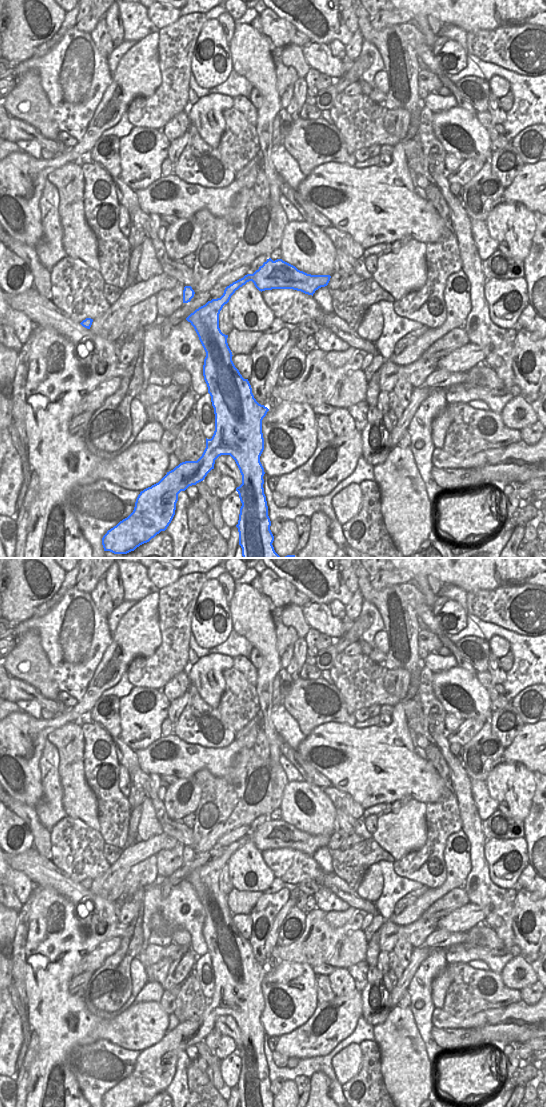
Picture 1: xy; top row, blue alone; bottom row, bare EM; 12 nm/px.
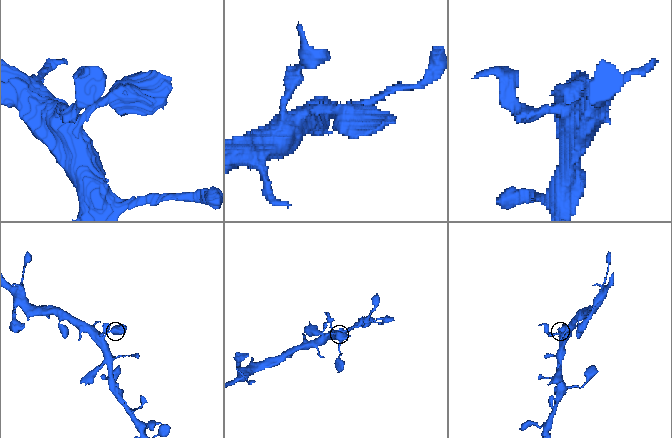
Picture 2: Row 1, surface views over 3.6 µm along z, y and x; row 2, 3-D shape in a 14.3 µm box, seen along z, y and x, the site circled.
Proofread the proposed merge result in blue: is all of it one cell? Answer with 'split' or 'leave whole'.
leave whole

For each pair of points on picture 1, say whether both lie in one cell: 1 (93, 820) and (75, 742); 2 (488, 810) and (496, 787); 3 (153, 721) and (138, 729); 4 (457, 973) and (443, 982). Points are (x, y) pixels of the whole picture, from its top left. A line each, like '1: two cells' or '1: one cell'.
1: one cell
2: two cells
3: one cell
4: two cells

